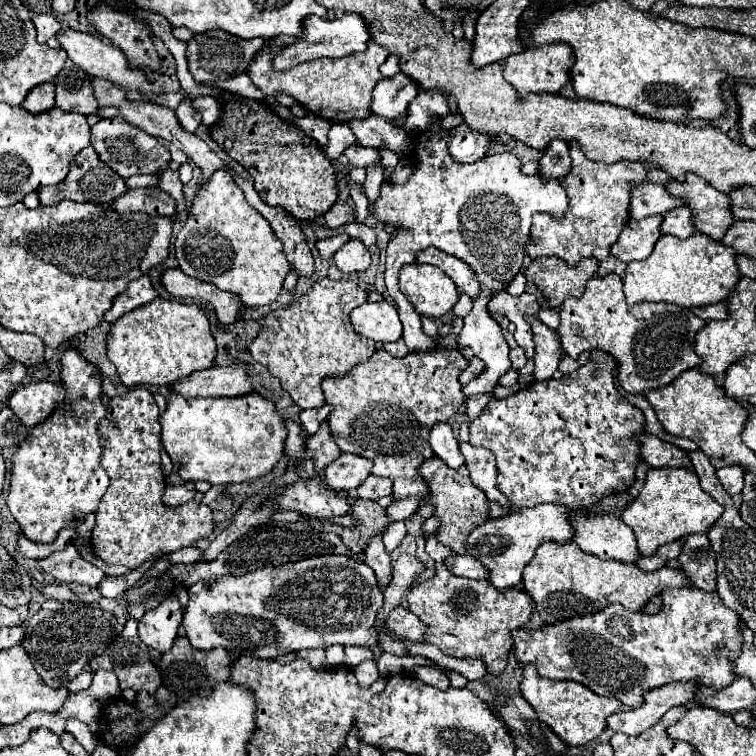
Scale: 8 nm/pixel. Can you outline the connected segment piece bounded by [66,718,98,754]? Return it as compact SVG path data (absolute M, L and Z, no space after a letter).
M70 718L70 720L66 722L66 732L72 734L72 736L82 744L82 748L84 748L88 754L94 752L96 744L98 744L98 738L94 736L94 732L90 730L88 724L84 724L84 722L76 720L76 718Z

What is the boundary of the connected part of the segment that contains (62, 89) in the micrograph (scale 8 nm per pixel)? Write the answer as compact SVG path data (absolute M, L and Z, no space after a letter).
M66 60L64 68L54 78L56 84L56 106L66 112L78 114L94 114L98 112L98 102L94 98L94 88L90 84L90 76Z

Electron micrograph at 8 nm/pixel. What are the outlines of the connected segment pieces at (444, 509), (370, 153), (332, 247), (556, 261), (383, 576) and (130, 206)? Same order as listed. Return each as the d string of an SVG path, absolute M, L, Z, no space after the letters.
M430 458L420 466L422 478L426 478L430 486L430 502L436 506L436 516L440 516L442 524L438 530L438 540L444 546L450 546L456 554L466 552L466 538L468 534L482 526L490 518L490 502L486 494L472 484L468 476L462 476L458 470L448 468L440 458Z
M350 146L344 156L352 166L368 166L368 164L380 164L378 162L378 150L358 150L358 146Z
M336 234L336 236L330 236L330 238L322 238L316 242L316 248L320 252L322 258L332 258L336 250L340 250L342 244L346 244L350 240L348 234Z
M556 256L538 258L524 270L528 278L526 292L534 294L542 308L560 308L566 298L582 296L586 282L596 274L596 270L596 258L586 258L574 268Z
M376 538L374 542L370 542L370 548L366 548L364 562L374 570L378 586L384 592L392 580L392 566L390 566L390 554L386 552L382 538Z
M136 188L136 190L126 190L118 200L110 204L114 210L120 212L148 212L152 216L174 216L178 214L176 210L176 200L160 190L160 188Z

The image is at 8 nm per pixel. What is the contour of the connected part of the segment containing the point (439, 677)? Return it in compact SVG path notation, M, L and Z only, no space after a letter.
M414 666L412 674L414 674L414 678L418 678L418 680L430 684L430 686L436 686L438 690L448 690L450 688L448 676L436 666Z

